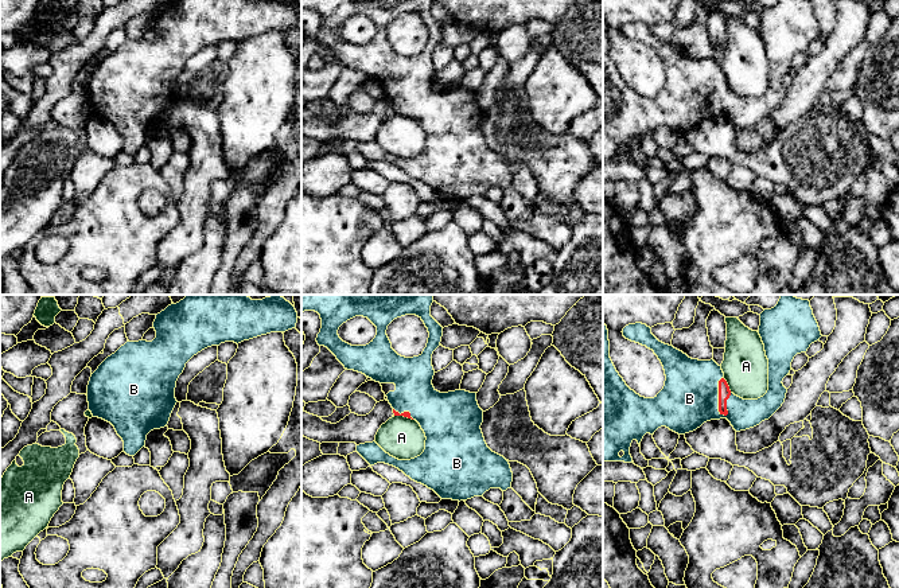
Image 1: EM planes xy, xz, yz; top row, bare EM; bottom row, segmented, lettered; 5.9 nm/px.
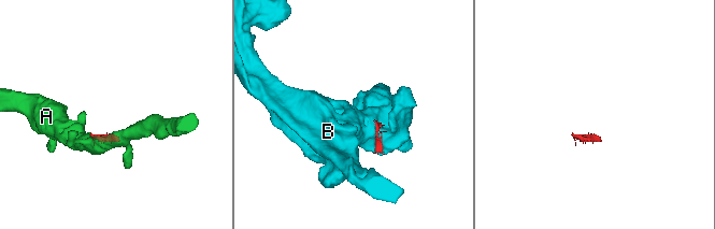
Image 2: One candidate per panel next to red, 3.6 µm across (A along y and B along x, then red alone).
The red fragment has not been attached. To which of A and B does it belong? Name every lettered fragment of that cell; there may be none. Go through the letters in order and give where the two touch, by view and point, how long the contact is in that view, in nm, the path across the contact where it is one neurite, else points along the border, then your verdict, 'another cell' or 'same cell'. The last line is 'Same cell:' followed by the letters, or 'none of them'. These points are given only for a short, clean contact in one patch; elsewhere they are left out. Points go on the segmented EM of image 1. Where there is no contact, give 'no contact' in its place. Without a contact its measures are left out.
A: meets red in yz at (727, 385); contact 100 nm long; border along yz (723, 378), (731, 392); another cell
B: meets red in yz at (719, 397); contact 240 nm long; same cell
Same cell: B

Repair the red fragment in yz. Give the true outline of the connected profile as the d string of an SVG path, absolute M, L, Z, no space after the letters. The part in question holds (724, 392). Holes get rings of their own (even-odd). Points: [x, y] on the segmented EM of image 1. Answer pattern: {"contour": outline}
{"contour": "M781 295L778 304L760 314L759 335L768 359L768 390L758 400L735 396L713 359L692 359L673 346L659 342L642 323L628 324L623 336L653 350L661 361L666 381L654 398L631 390L610 358L608 330L603 322L603 463L634 463L630 447L646 433L666 427L685 435L711 420L727 418L736 432L768 420L785 402L782 381L797 354L820 340L821 331L809 300Z"}

